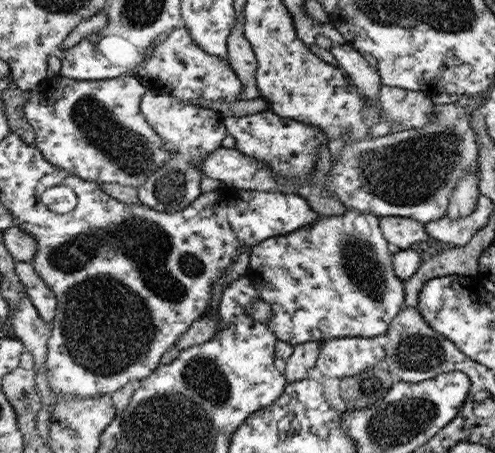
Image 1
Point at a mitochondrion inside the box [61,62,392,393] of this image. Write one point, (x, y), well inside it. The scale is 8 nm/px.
(95, 122)

